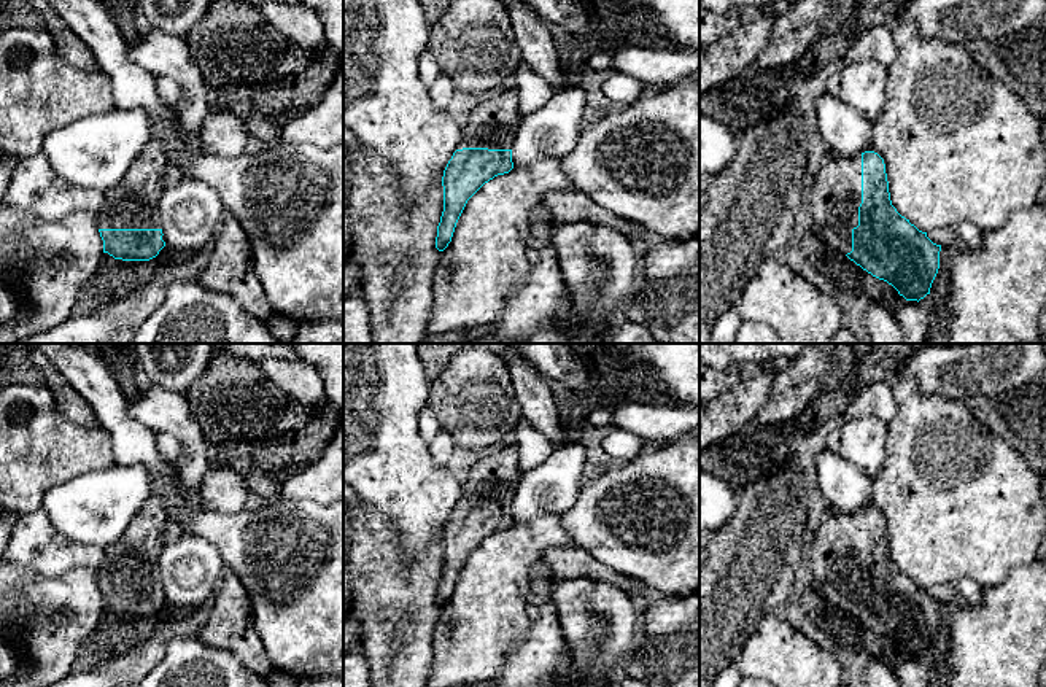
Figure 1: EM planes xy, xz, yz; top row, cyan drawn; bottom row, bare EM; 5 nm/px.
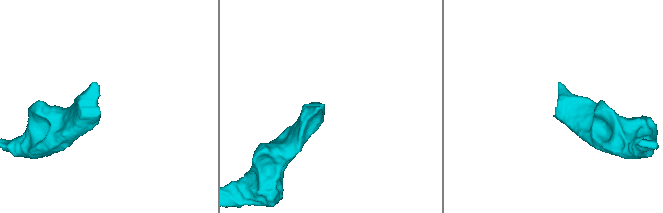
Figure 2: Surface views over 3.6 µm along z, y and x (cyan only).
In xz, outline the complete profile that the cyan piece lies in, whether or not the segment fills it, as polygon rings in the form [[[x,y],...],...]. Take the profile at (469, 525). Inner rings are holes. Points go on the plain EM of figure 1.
[[[512,441],[469,469],[458,504],[442,533],[444,568],[436,593],[439,607],[451,598],[467,557],[485,539],[513,525],[512,504],[520,474],[518,450]]]

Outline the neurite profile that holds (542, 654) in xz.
[[[552,601],[539,606],[539,617],[531,622],[528,635],[506,657],[496,687],[537,687],[545,679],[569,682],[575,670],[569,660],[569,647],[563,636],[556,607]]]

